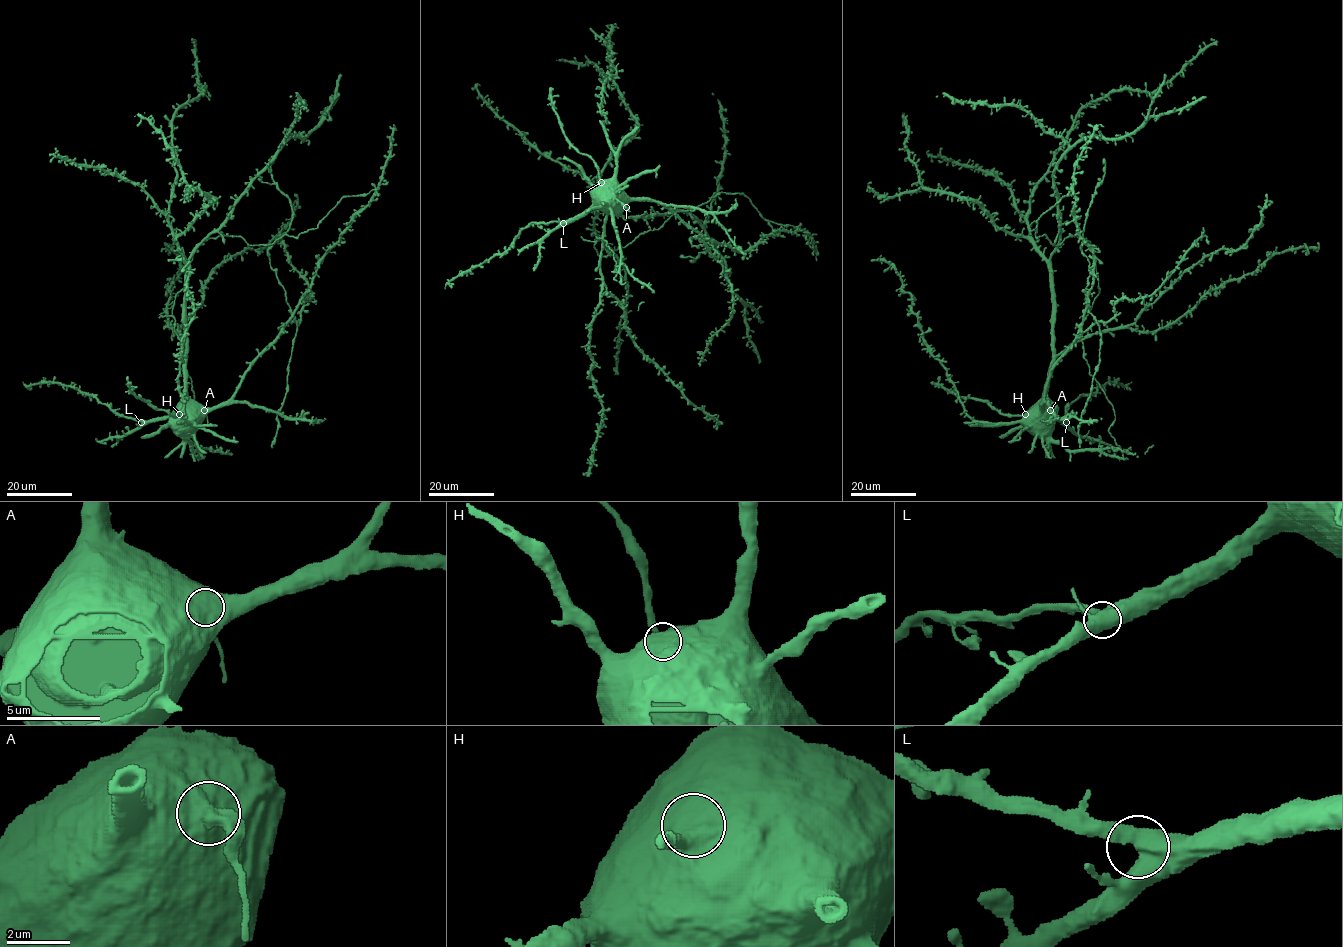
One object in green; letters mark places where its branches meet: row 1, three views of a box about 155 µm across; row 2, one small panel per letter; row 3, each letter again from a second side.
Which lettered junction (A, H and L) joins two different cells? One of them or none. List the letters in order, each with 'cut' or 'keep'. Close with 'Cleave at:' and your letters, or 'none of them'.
A: cut
H: keep
L: keep
Cleave at: A

